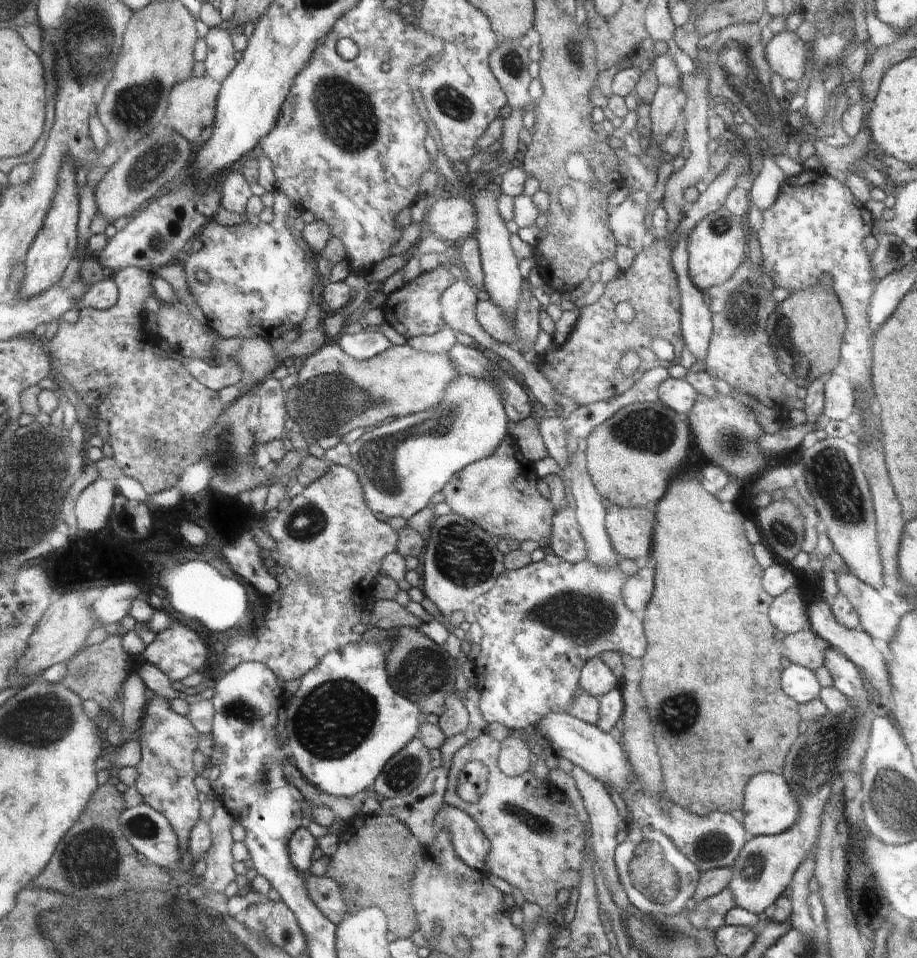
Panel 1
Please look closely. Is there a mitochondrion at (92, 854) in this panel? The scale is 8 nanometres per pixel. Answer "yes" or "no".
yes

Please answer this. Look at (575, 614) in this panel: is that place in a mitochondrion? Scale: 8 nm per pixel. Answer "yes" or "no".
yes

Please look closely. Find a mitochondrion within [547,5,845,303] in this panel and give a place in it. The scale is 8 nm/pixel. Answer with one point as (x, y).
(741, 75)

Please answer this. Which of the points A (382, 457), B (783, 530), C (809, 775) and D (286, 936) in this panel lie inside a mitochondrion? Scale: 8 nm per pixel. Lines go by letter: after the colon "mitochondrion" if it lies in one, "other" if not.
A: mitochondrion
B: mitochondrion
C: mitochondrion
D: other

